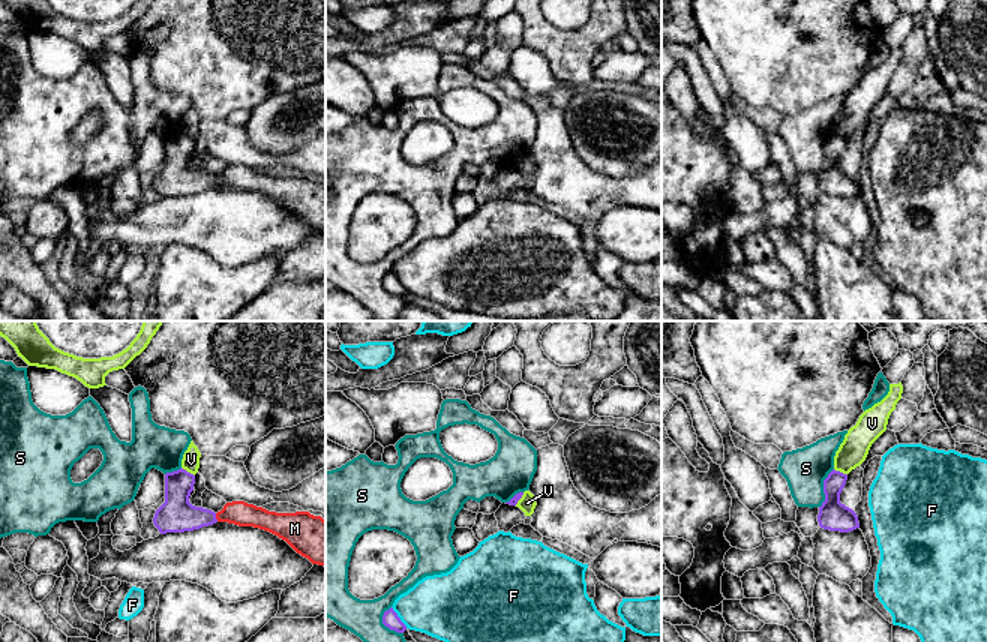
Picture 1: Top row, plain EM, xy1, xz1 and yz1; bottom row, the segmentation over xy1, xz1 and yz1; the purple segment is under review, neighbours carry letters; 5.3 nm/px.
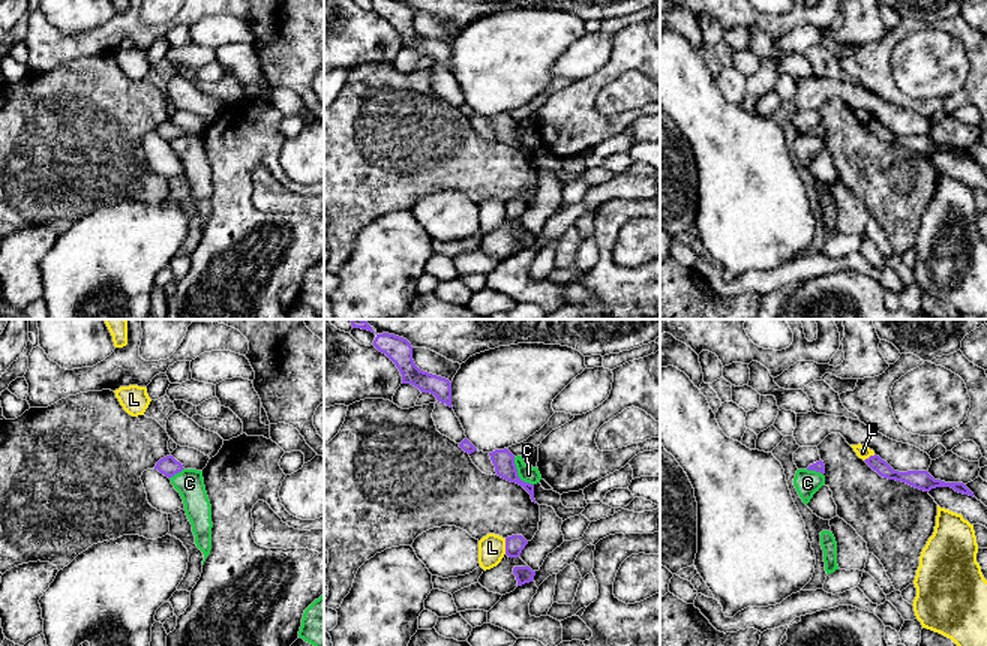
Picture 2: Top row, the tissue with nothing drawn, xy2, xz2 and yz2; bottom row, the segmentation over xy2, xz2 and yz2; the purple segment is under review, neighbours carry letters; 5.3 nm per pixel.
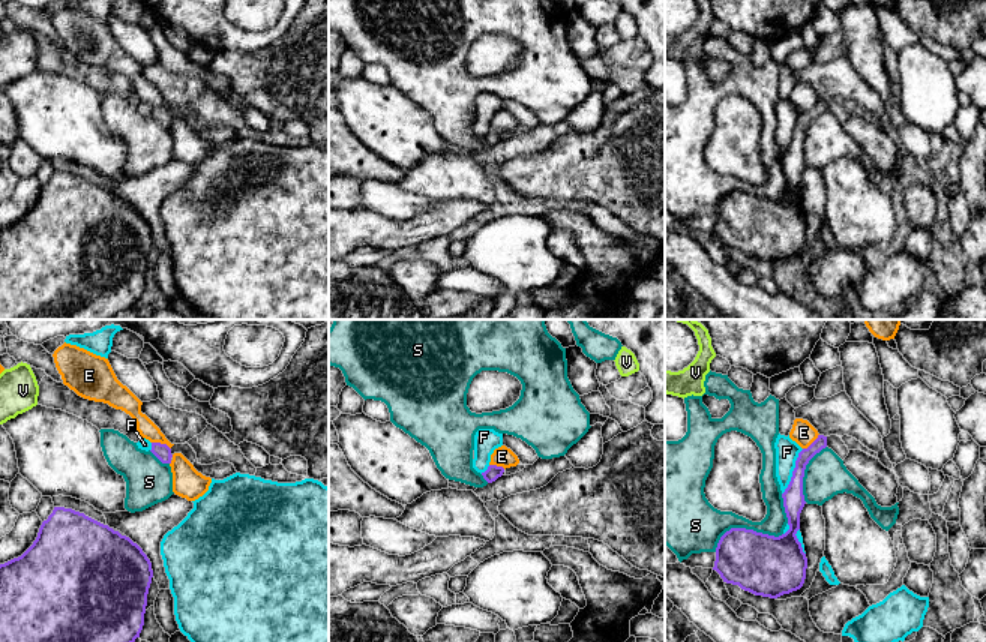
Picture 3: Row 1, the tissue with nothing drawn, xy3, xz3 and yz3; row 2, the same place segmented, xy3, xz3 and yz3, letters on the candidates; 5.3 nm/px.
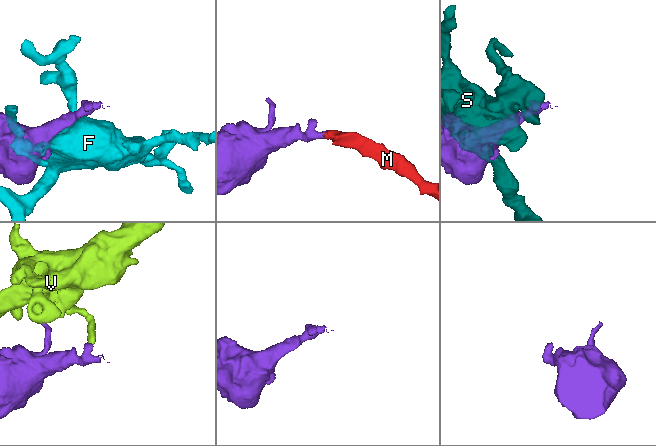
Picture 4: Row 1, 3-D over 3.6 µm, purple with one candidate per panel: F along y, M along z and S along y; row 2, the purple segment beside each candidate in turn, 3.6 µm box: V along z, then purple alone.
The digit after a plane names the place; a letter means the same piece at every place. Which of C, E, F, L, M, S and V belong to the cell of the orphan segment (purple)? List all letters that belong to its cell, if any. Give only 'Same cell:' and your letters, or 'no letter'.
Same cell: M

